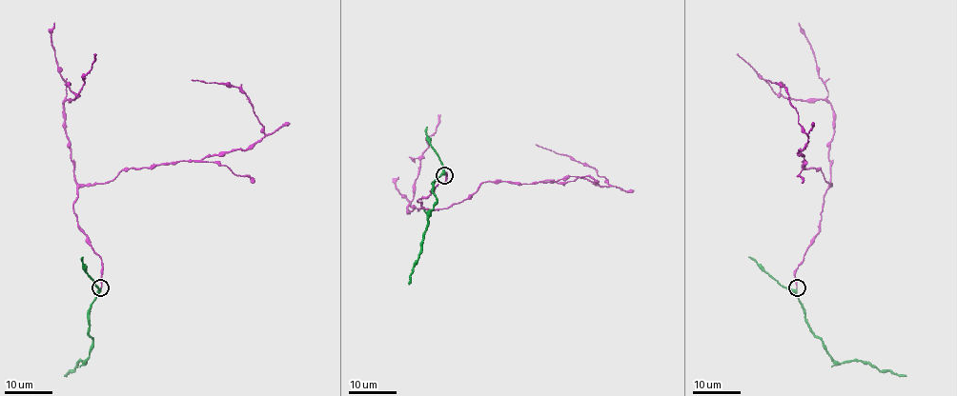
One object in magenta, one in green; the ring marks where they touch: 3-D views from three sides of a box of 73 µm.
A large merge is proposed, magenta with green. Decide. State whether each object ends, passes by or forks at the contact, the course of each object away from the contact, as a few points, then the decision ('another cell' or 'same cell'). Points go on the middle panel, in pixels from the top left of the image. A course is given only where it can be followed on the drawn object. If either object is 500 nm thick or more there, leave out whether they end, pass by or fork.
magenta ends there; green passes by; magenta runs (444, 174), (417, 200), (425, 208), (450, 207), (484, 182), (576, 176), (608, 186), (597, 171), (536, 145); green runs (444, 174), (434, 182), (433, 194), (437, 200), (427, 218), (422, 247), (408, 284); same cell

